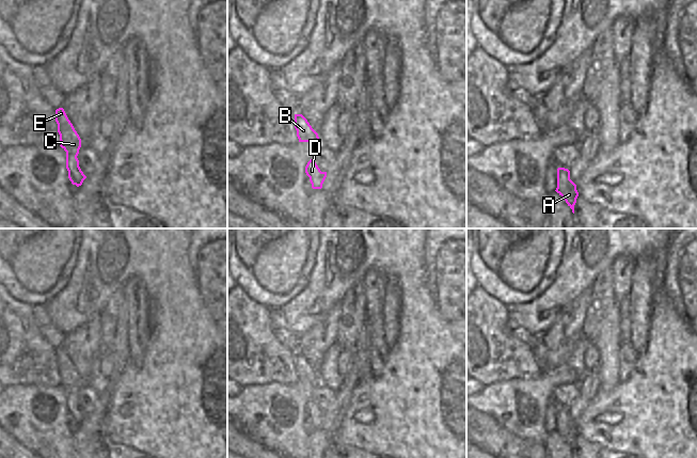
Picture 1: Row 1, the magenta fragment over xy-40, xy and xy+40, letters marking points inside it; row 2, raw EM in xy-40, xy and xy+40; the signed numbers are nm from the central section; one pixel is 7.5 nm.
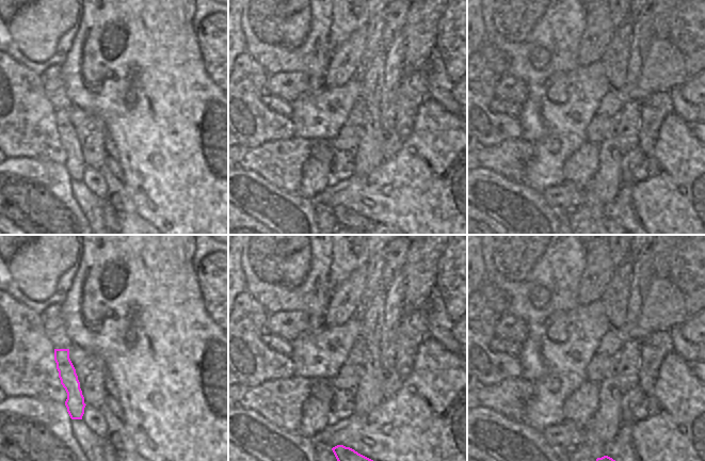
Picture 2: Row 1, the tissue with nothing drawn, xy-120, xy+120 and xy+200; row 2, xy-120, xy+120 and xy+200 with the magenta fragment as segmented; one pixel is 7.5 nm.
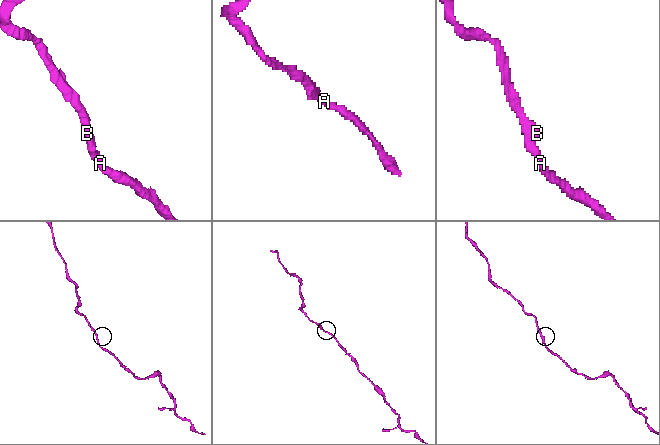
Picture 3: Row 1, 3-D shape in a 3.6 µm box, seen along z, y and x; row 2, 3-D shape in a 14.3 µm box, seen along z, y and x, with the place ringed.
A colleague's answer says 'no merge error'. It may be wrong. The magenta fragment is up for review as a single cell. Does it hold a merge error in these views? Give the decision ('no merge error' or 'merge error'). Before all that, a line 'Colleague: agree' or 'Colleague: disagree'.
Colleague: agree
no merge error

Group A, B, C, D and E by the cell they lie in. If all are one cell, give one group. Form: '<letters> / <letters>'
A B C D E

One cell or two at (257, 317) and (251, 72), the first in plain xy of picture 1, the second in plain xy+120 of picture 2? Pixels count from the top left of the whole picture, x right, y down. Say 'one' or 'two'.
one

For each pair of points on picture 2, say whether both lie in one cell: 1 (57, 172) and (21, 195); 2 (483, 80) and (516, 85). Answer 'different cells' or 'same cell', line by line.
1: same cell
2: different cells

